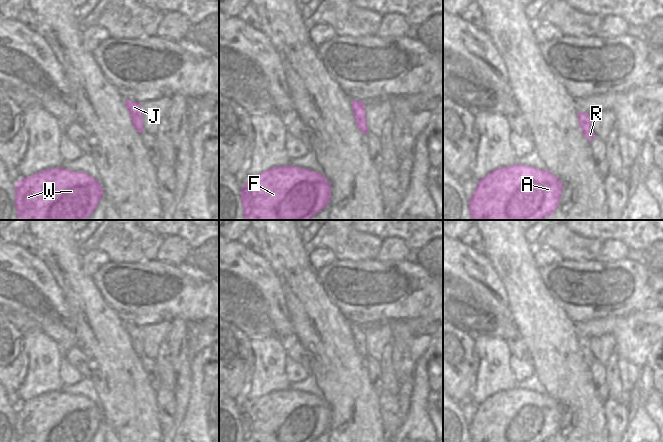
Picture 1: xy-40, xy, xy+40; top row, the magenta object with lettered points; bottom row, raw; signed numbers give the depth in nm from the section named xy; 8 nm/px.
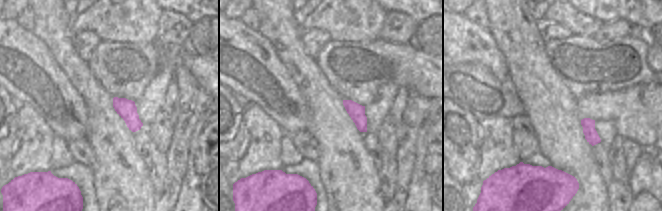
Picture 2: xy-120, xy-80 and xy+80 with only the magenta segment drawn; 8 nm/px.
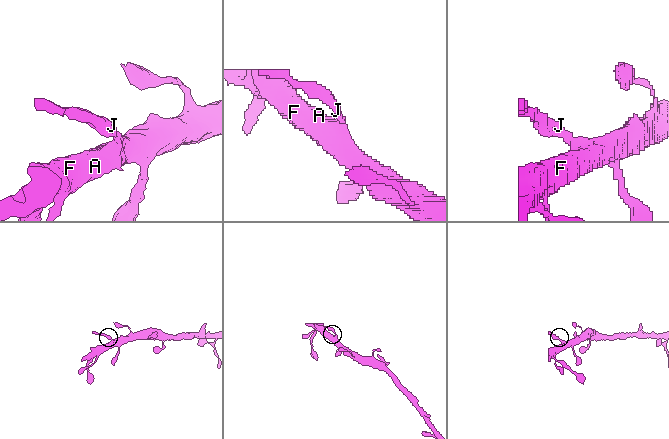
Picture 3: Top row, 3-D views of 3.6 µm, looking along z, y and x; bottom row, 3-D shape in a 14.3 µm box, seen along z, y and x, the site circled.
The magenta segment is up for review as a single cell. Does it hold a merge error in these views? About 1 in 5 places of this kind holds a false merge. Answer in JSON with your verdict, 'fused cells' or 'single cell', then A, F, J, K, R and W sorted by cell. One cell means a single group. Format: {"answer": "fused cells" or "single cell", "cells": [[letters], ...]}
{"answer": "single cell", "cells": [["A", "F", "J", "K", "R", "W"]]}

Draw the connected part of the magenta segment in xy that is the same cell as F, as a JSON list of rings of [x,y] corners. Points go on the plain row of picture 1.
[[[289,388],[268,393],[241,412],[244,442],[313,442],[330,423],[331,409],[323,398]]]

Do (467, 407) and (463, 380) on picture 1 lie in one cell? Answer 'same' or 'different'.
different

